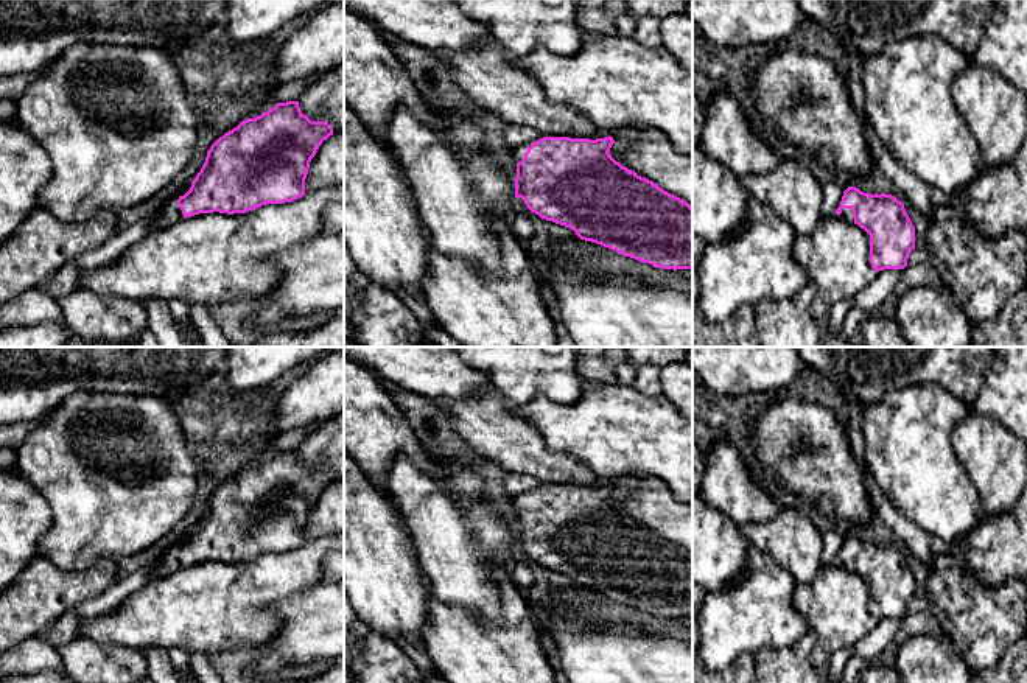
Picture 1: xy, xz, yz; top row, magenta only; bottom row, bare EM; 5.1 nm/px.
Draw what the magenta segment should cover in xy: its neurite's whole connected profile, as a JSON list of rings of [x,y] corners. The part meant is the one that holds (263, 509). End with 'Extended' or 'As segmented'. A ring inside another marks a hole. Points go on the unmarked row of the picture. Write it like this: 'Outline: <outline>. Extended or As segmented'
Outline: [[[299,450],[243,468],[210,495],[190,538],[163,552],[152,580],[199,562],[246,562],[302,546],[310,510],[330,484],[333,476],[311,470]]]. Extended

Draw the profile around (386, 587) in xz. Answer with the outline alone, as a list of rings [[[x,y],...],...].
[[[344,450],[344,591],[358,615],[372,630],[395,643],[409,635],[423,639],[428,625],[428,580],[417,562],[417,551],[401,515],[391,499],[375,489],[356,462]]]

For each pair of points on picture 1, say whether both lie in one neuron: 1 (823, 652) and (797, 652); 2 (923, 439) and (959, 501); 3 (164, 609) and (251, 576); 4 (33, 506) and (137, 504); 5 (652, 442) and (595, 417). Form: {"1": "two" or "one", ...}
{"1": "two", "2": "one", "3": "one", "4": "two", "5": "one"}

